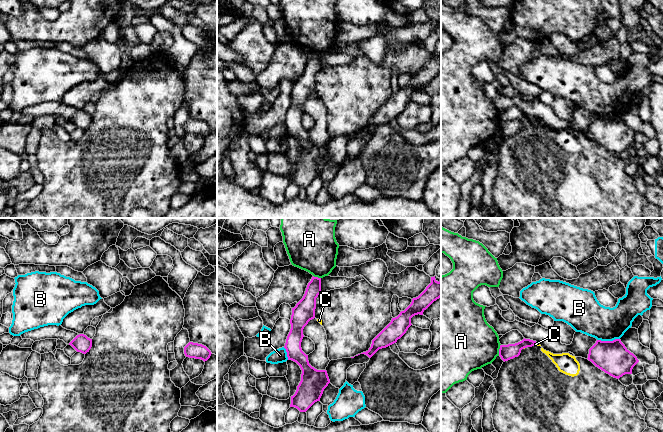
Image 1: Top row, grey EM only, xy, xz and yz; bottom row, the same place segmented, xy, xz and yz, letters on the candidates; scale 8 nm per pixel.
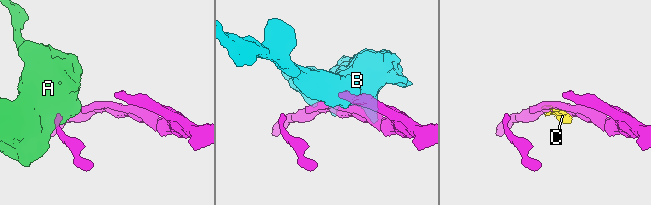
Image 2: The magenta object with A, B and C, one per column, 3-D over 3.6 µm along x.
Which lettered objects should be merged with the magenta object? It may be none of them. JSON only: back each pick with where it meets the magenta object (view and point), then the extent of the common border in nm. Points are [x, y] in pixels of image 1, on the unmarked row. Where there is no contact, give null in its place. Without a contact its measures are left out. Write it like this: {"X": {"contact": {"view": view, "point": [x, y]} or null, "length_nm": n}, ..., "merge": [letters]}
{"merge": []}

